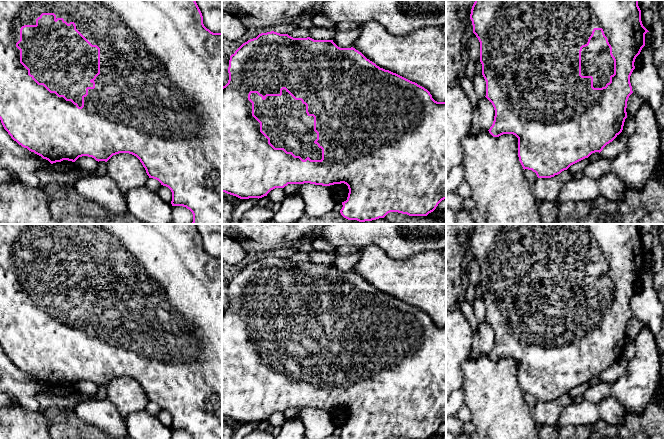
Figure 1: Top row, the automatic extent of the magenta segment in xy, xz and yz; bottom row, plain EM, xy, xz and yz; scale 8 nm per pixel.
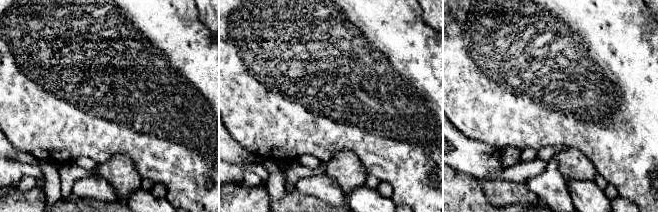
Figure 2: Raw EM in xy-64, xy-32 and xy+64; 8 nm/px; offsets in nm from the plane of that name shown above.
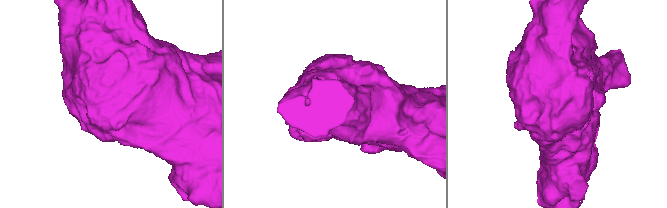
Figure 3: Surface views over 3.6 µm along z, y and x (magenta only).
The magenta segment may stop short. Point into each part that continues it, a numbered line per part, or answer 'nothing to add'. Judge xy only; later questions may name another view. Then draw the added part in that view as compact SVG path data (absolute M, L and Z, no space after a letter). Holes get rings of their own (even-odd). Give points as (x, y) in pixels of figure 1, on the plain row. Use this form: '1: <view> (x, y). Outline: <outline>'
1: xy (55, 277). Outline: M43 239L37 251L25 251L22 254L22 265L18 268L22 273L22 286L30 293L30 298L39 307L44 307L51 315L72 323L79 331L87 311L93 311L91 303L98 297L98 273L91 271L75 254L73 248L67 250L62 244L54 245L53 239Z

